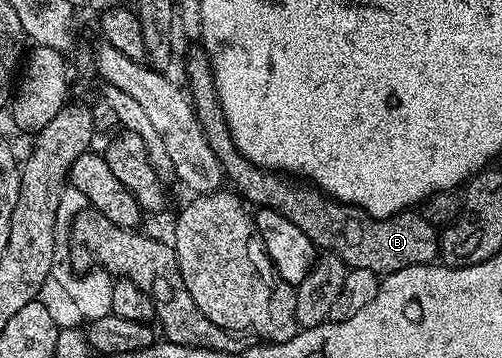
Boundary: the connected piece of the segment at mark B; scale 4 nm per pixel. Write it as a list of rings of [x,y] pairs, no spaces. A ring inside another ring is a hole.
[[[196,47],[196,49],[188,51],[187,58],[183,61],[183,73],[187,76],[185,88],[191,98],[191,106],[195,109],[197,119],[201,123],[201,131],[205,135],[209,147],[213,147],[213,155],[217,155],[217,159],[223,168],[223,176],[229,182],[230,188],[248,206],[272,209],[281,215],[285,215],[285,219],[289,219],[289,223],[301,227],[301,231],[305,231],[305,235],[309,235],[309,239],[315,244],[316,250],[341,259],[347,264],[348,269],[373,271],[380,275],[386,275],[397,271],[405,271],[405,267],[432,264],[440,256],[440,234],[437,232],[436,226],[426,221],[422,212],[404,211],[395,213],[391,217],[370,217],[367,212],[355,205],[347,205],[343,201],[329,199],[326,193],[312,187],[310,184],[295,183],[299,185],[291,185],[292,178],[290,176],[270,169],[260,169],[258,165],[254,165],[252,161],[245,159],[245,155],[241,155],[241,151],[233,143],[233,135],[229,131],[227,120],[221,111],[211,58],[207,56],[206,49]]]

